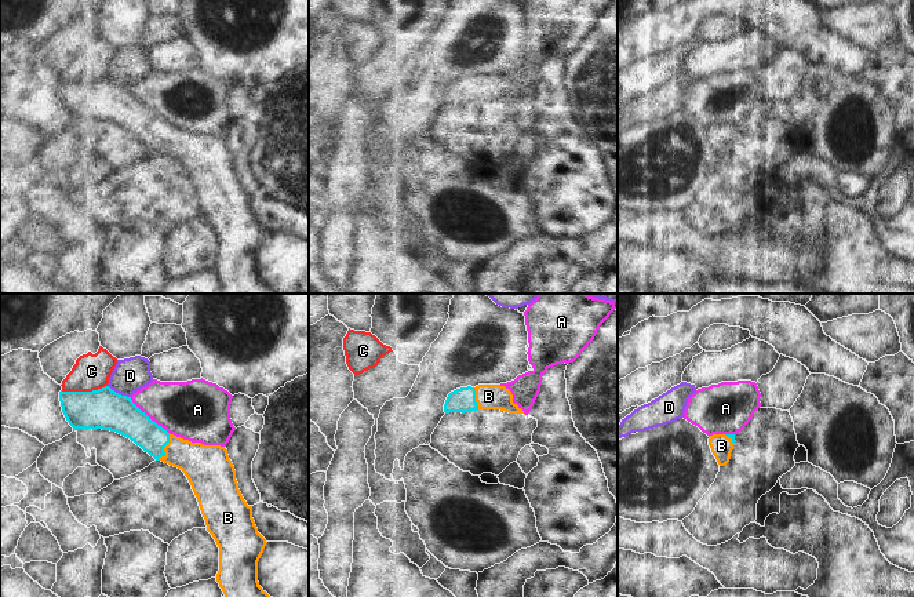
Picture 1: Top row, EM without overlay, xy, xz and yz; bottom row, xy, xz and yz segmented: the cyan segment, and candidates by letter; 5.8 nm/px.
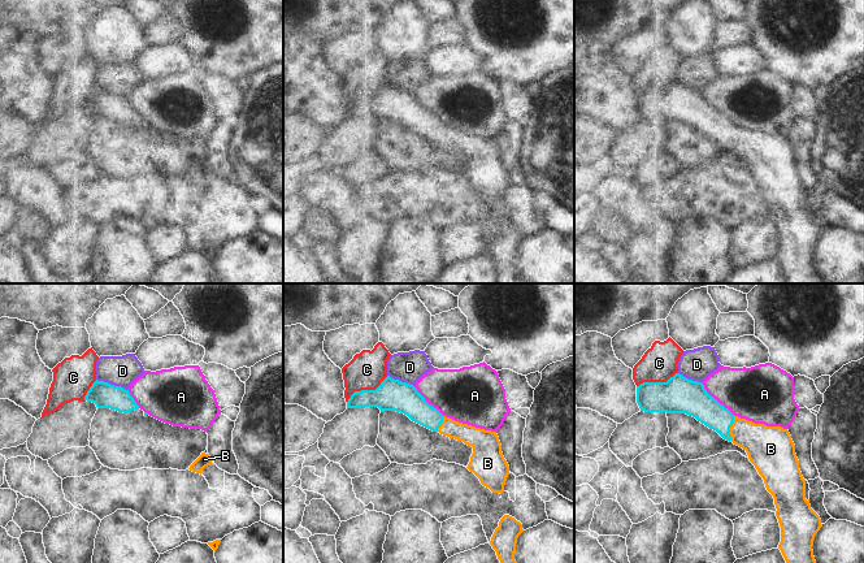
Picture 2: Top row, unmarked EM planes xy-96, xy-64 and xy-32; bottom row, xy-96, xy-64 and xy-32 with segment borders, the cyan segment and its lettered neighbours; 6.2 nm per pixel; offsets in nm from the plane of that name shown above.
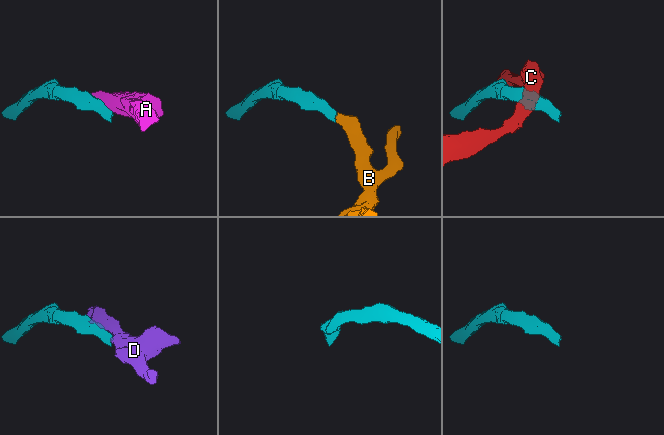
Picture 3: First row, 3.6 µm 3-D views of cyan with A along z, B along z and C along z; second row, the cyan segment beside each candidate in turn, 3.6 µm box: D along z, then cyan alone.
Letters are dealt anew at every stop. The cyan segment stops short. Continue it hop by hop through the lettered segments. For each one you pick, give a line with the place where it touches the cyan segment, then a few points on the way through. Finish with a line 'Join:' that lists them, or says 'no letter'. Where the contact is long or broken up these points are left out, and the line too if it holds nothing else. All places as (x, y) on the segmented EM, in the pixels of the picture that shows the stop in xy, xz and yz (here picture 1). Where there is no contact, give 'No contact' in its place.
B: Touches cyan at xy (163, 448). Path across: xy (130, 421), (163, 448), (174, 450), (201, 465)
Join: B

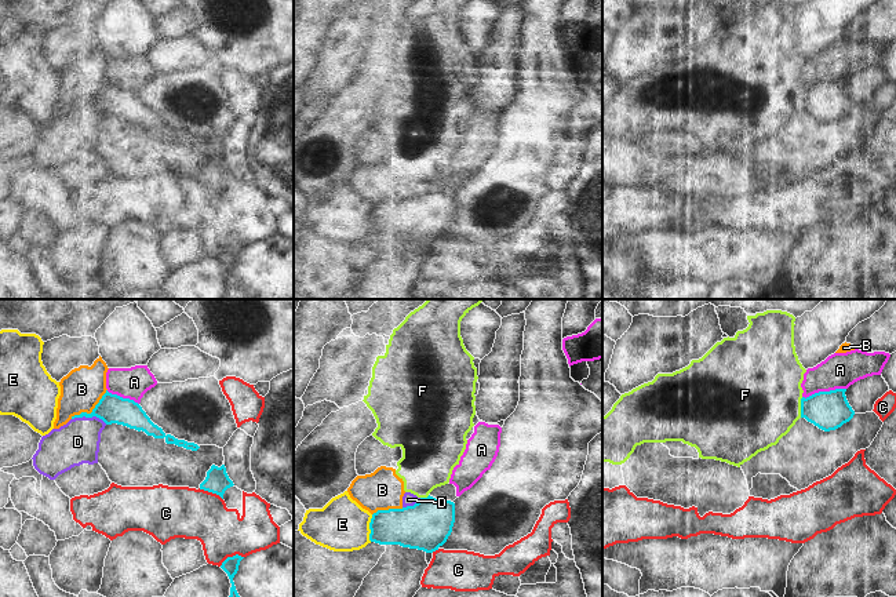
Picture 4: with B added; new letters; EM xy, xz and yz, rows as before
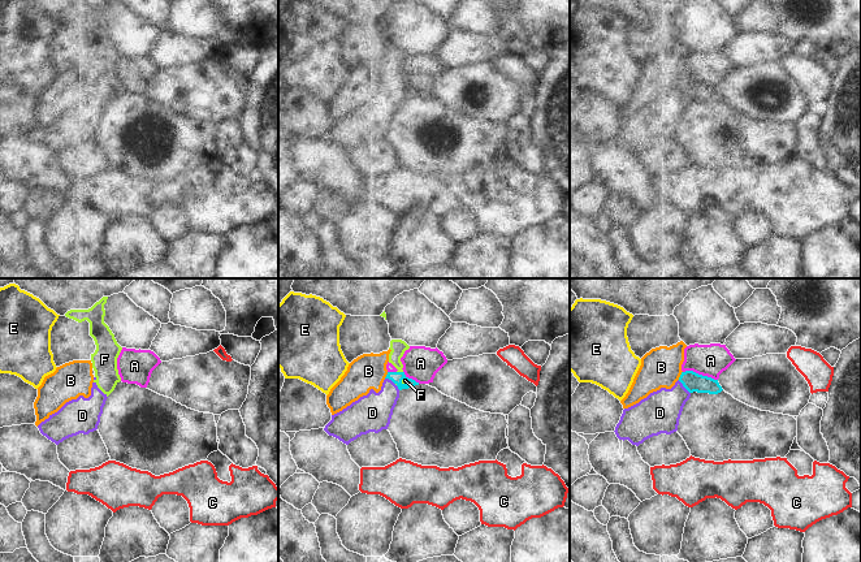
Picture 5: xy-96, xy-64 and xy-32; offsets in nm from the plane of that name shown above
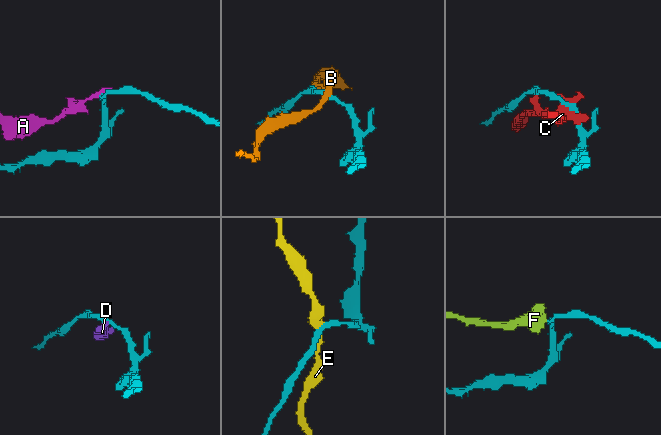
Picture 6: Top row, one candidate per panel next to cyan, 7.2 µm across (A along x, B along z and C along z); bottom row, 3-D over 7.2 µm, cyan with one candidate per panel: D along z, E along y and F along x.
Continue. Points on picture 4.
Join: no letter

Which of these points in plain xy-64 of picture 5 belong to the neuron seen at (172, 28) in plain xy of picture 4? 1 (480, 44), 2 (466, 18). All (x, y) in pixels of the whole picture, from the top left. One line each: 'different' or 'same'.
1: different
2: same

